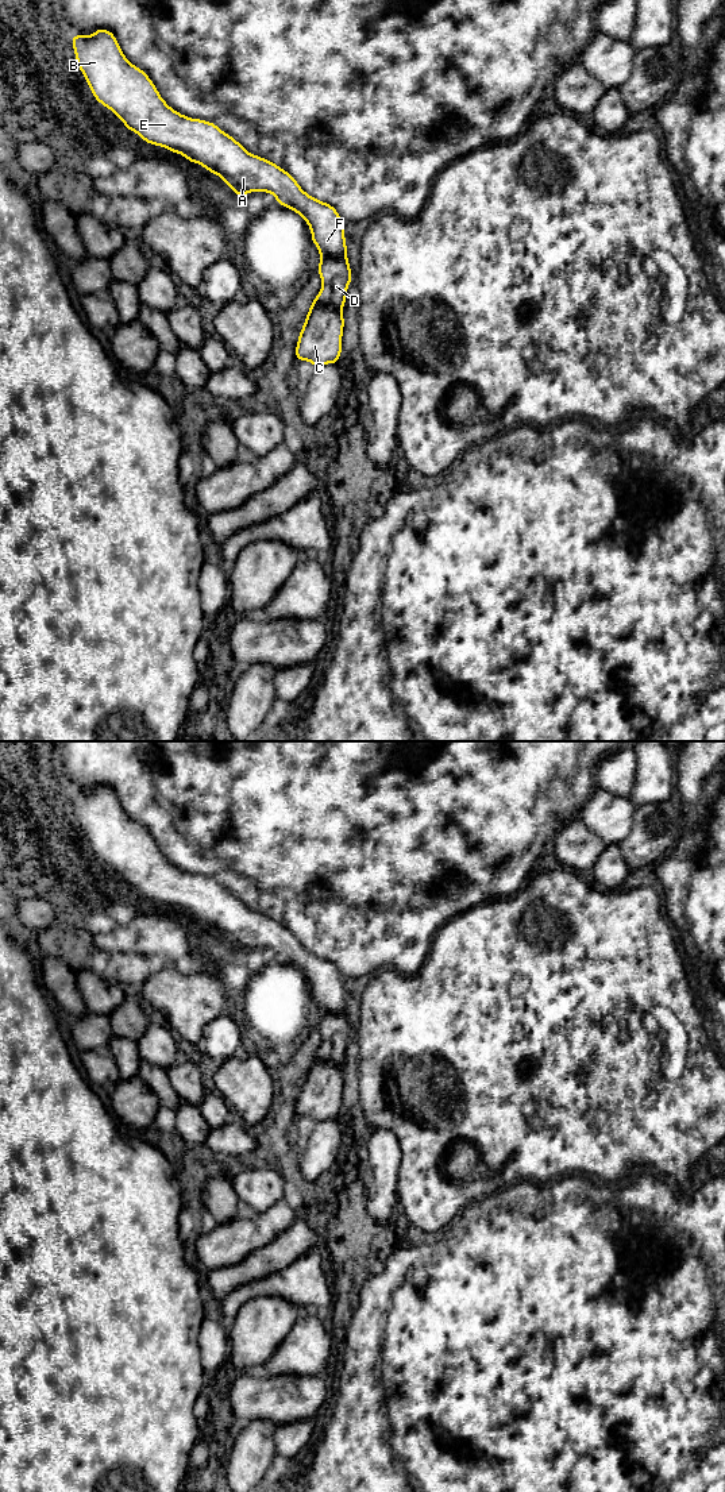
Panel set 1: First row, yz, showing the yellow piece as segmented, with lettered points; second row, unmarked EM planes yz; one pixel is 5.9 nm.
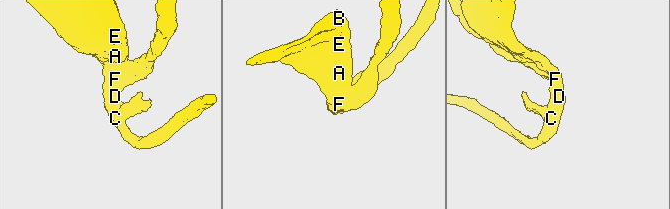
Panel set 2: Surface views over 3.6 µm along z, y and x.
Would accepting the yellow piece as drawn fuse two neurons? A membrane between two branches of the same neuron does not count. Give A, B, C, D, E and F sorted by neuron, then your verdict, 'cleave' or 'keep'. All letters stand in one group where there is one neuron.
A B C E F / D; cleave

